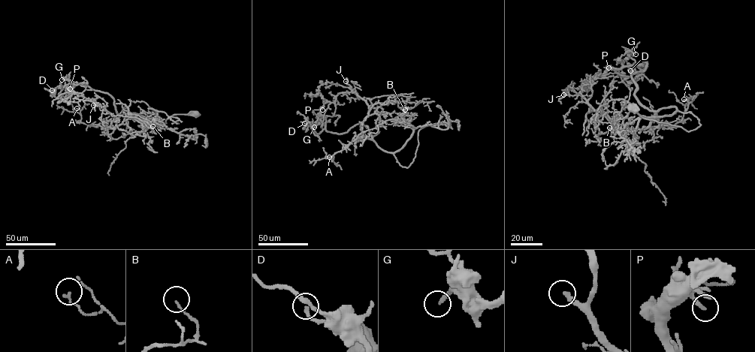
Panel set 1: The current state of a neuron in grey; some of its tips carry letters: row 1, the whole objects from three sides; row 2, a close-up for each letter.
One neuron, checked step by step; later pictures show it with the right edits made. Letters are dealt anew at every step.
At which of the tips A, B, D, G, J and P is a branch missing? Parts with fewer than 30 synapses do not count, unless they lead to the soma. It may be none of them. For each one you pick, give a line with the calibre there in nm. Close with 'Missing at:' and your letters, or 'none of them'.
G: Thickness 240 nm
J: Thickness 260 nm
Missing at: G, J

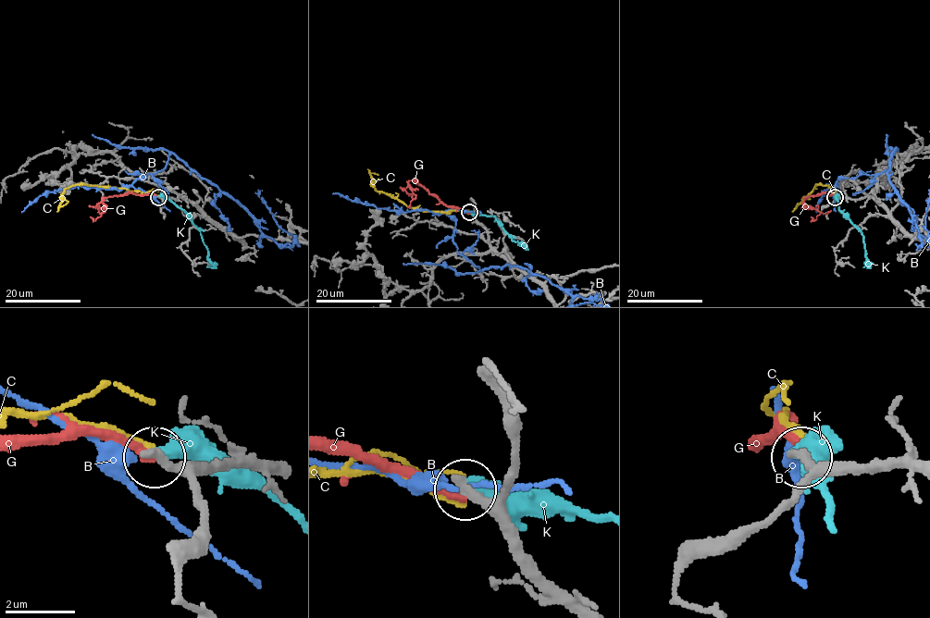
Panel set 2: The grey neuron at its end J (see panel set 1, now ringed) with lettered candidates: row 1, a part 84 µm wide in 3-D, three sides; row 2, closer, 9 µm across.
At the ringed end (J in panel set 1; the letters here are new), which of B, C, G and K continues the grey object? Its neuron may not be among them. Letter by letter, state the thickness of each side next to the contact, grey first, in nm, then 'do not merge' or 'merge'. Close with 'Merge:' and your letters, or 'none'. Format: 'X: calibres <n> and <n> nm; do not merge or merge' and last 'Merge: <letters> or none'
B: calibres 260 and 360 nm; do not merge
C: calibres 320 and 240 nm; do not merge
G: calibres 320 and 320 nm; merge
K: calibres 320 and 650 nm; do not merge
Merge: G

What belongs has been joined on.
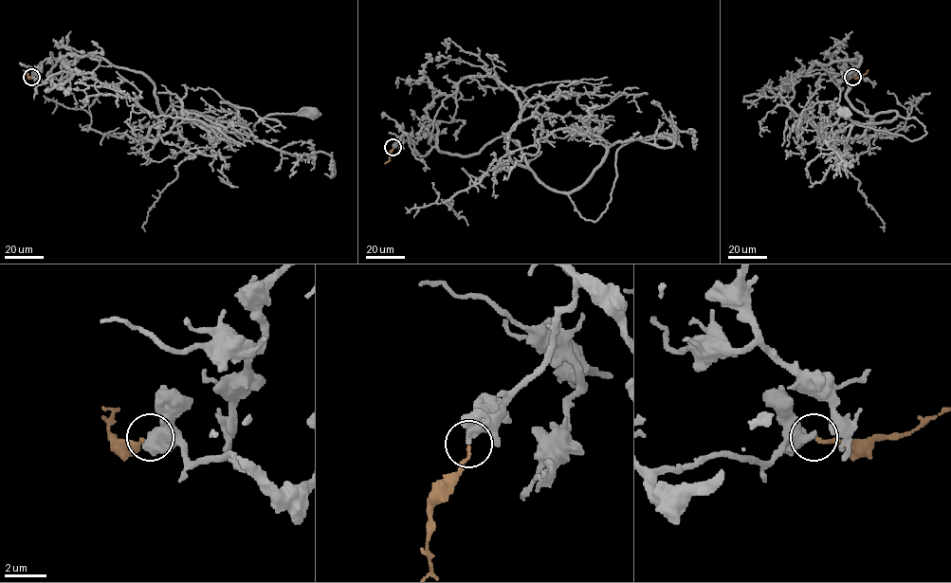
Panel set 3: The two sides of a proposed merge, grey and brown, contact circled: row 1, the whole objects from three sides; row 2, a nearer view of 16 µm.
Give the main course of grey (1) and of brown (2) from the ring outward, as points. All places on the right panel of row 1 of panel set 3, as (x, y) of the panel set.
1: (852, 76), (838, 81), (861, 56), (842, 72), (855, 109), (915, 118), (926, 134), (909, 140), (843, 112)
2: (852, 76), (861, 76), (868, 70)

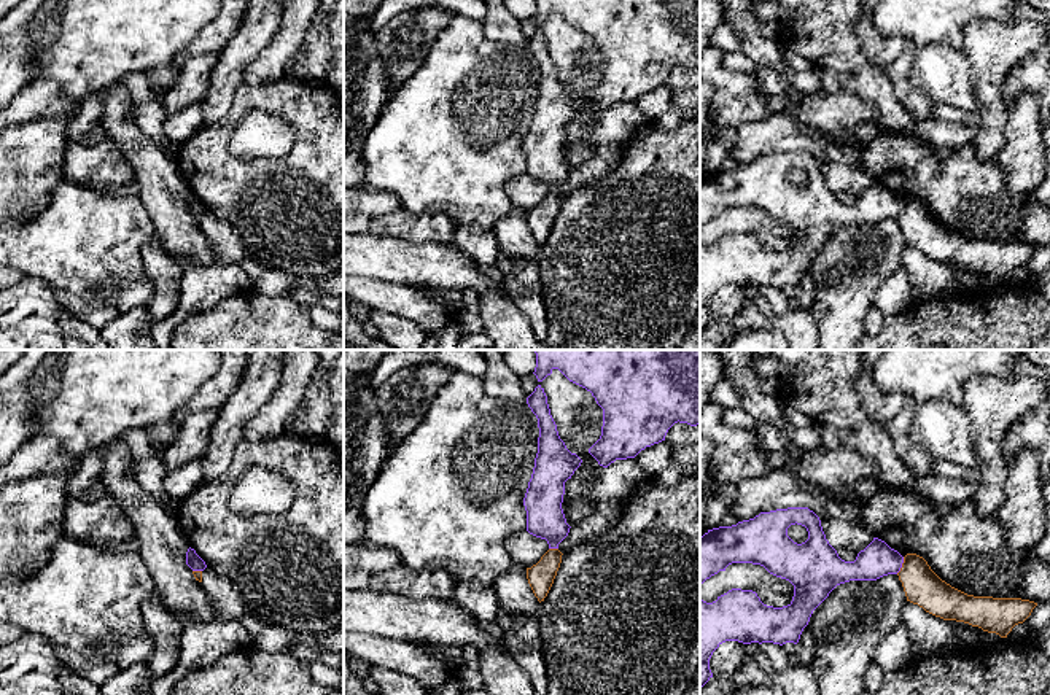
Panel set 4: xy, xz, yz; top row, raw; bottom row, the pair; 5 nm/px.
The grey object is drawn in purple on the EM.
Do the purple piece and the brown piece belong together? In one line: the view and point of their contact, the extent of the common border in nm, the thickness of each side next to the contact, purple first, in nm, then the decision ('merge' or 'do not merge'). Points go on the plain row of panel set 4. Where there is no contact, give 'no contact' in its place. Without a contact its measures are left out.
yz (901, 209) | 100 nm | 170/190 nm | do not merge

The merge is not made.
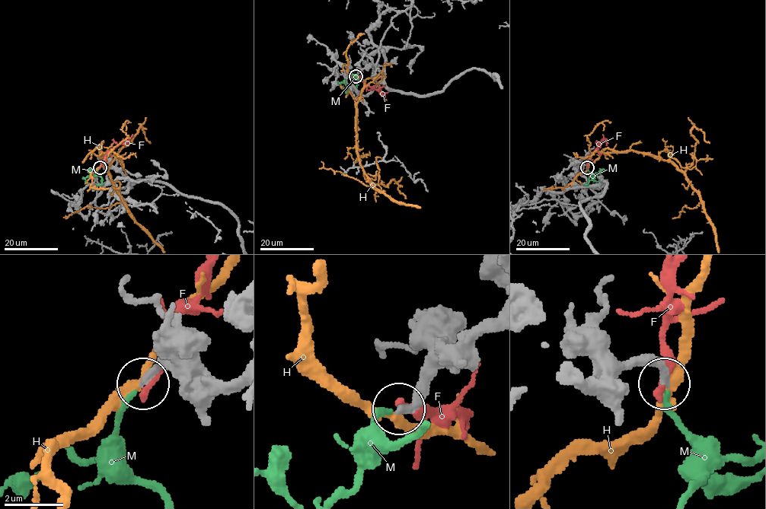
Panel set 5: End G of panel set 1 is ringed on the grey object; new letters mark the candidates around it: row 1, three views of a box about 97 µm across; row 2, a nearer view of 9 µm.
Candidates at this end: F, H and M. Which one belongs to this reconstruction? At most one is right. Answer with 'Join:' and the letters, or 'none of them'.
Join: none of them

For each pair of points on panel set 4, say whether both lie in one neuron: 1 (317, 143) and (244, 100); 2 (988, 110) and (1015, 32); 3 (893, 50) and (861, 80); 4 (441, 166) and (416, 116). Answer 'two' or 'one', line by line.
1: one
2: one
3: two
4: one

